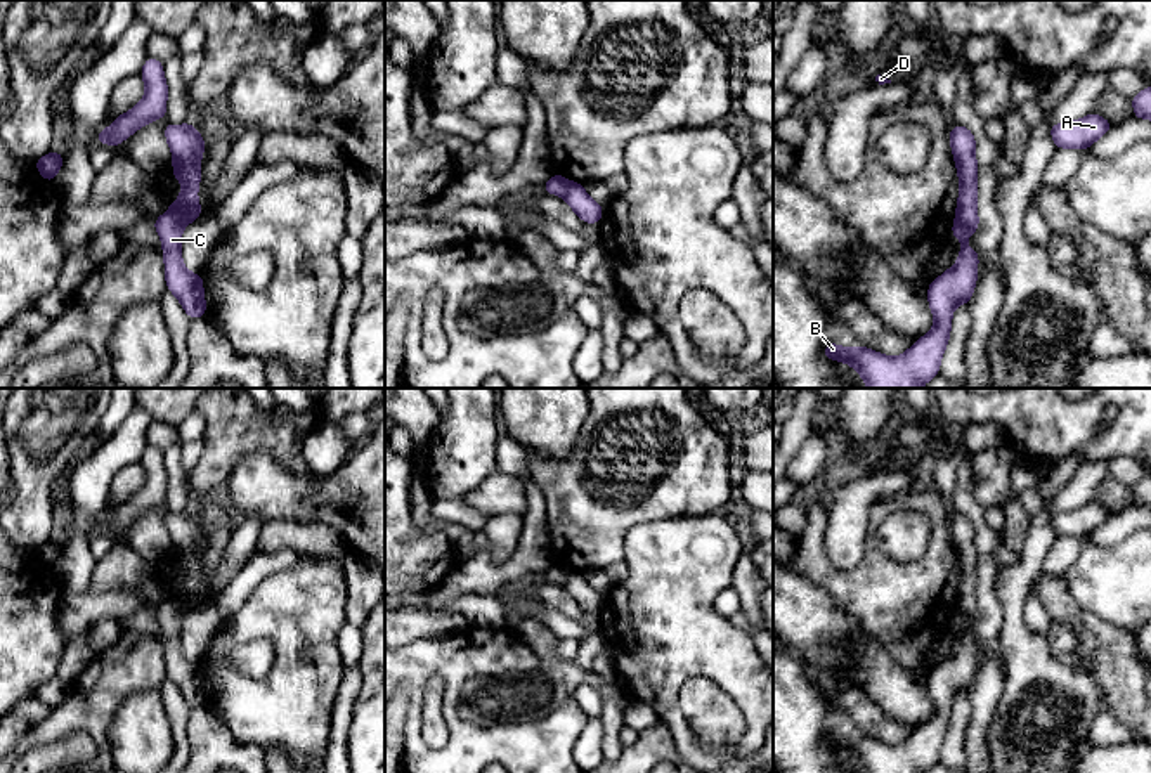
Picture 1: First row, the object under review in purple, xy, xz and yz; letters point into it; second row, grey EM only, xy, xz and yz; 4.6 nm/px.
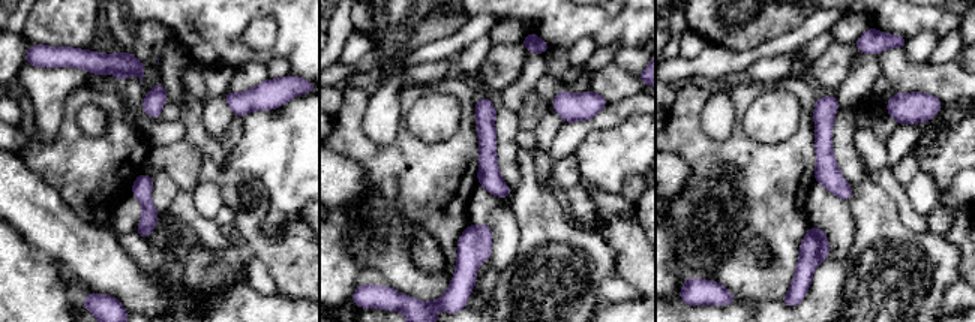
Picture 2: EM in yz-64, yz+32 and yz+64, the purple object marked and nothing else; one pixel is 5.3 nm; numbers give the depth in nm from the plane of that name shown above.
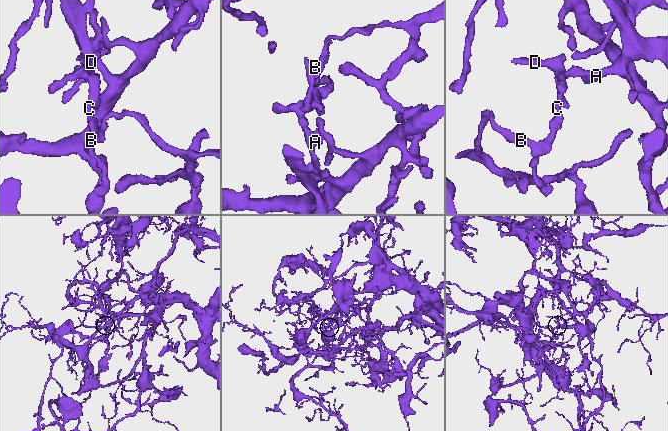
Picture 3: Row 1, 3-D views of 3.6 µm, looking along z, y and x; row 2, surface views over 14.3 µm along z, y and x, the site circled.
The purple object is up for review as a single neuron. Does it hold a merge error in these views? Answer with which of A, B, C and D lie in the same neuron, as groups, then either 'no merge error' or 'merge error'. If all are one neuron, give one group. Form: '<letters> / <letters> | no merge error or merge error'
A D / B C | merge error

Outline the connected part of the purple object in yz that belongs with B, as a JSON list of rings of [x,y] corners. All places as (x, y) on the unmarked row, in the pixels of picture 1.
[[[959,608],[950,622],[960,627],[955,653],[927,676],[927,690],[934,704],[933,718],[917,728],[903,744],[888,745],[867,735],[839,735],[827,730],[823,742],[855,756],[867,773],[924,773],[940,761],[940,749],[950,728],[952,702],[957,693],[969,692],[976,676],[979,643],[966,633],[969,617]]]

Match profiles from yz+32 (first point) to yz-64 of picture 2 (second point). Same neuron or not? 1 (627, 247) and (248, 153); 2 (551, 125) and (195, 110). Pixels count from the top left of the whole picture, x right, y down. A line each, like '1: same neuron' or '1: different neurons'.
1: different neurons
2: different neurons

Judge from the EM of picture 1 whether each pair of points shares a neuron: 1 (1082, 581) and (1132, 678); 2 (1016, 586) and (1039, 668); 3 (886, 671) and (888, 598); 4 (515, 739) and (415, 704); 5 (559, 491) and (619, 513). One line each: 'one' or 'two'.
1: two
2: one
3: two
4: one
5: one

